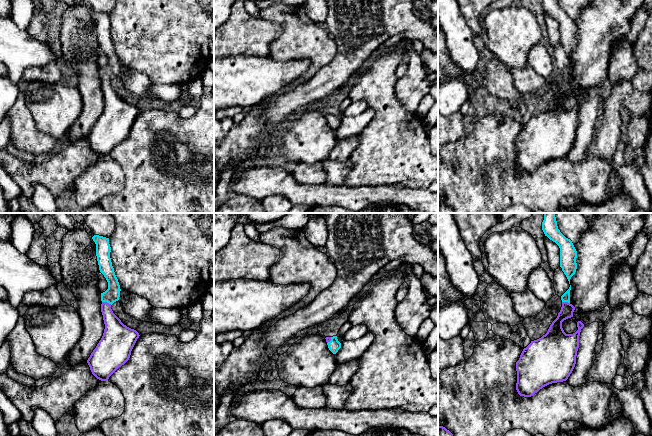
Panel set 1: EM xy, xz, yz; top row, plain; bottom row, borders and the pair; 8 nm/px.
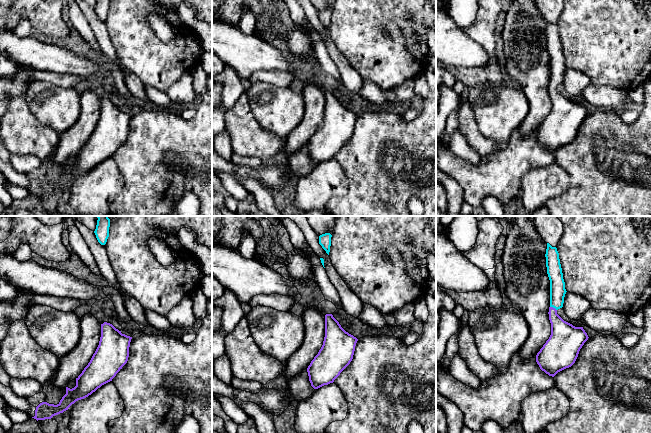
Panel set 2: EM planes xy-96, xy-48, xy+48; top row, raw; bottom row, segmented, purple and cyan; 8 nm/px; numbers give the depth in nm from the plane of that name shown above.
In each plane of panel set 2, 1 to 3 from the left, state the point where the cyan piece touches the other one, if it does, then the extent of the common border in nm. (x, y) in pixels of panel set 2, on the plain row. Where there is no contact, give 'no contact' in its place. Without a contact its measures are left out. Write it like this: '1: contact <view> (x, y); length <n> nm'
1: no contact
2: no contact
3: contact xy+48 (552, 83); length 70 nm

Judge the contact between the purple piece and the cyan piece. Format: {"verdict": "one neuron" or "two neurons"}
{"verdict": "one neuron"}

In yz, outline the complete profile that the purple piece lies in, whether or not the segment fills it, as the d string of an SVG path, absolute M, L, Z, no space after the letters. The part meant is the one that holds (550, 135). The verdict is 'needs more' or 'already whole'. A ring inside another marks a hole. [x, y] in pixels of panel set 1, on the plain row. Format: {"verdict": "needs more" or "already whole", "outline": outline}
{"verdict": "needs more", "outline": "M571 61L561 72L561 86L547 109L531 117L516 138L516 166L520 172L531 173L549 160L566 157L575 143L584 100L578 97L578 106L573 110L566 110L562 104L562 98L573 93L575 86L570 79L570 66Z"}

